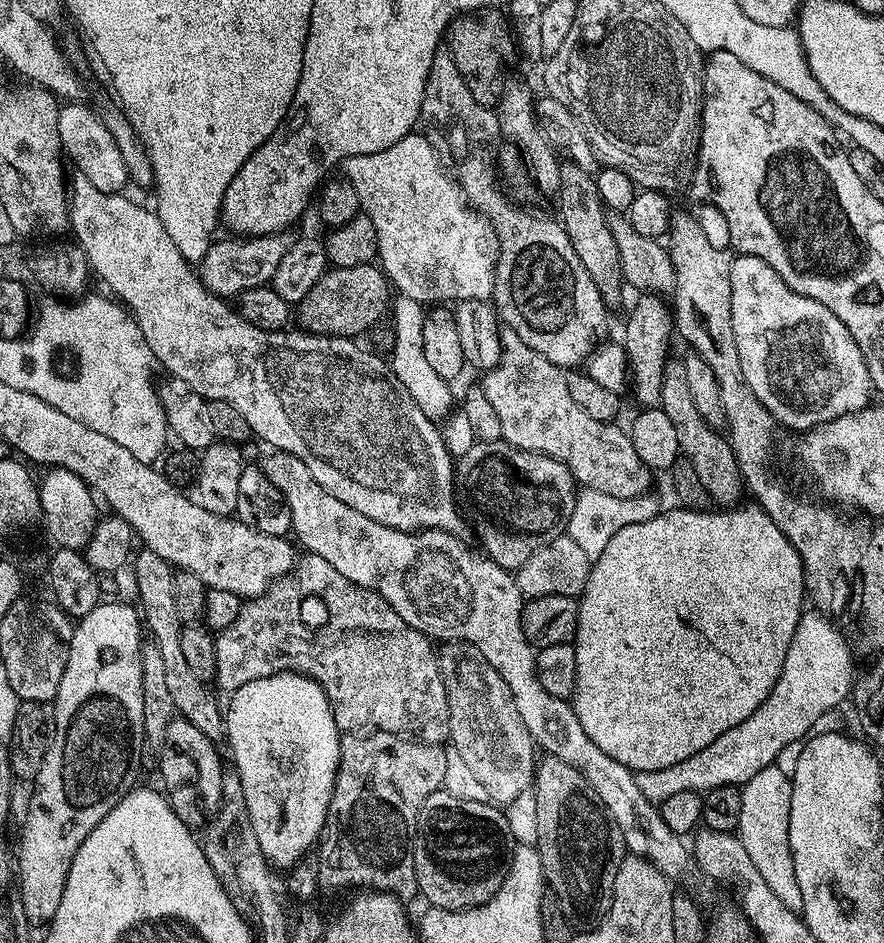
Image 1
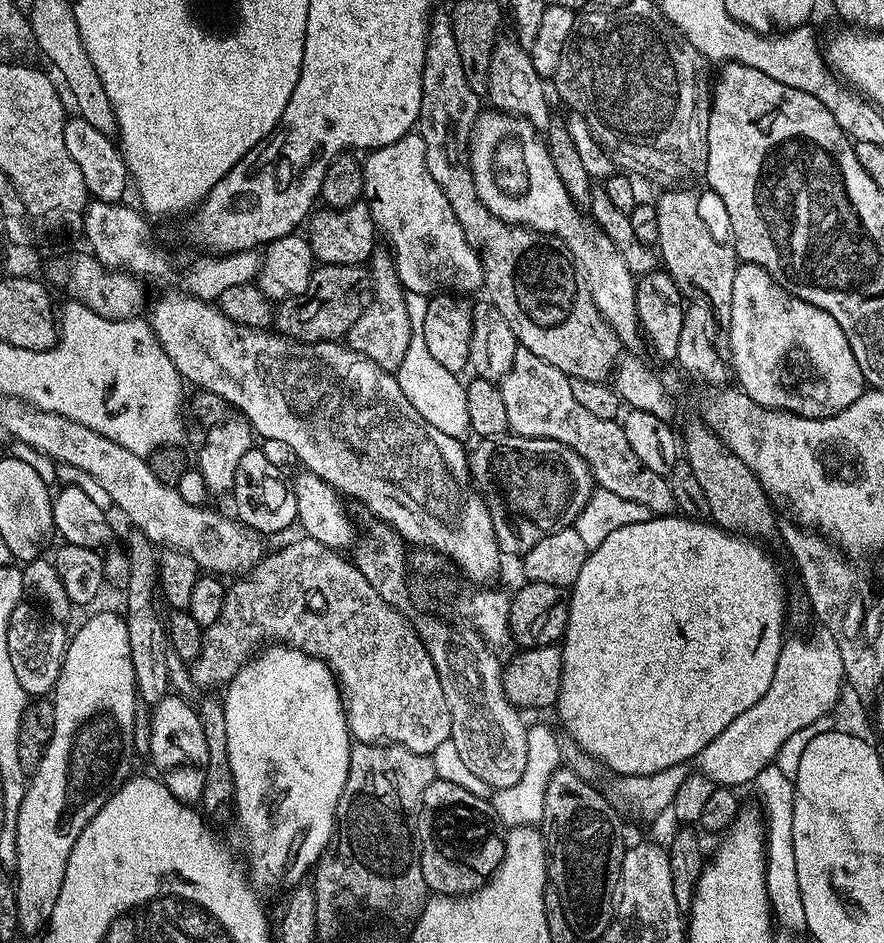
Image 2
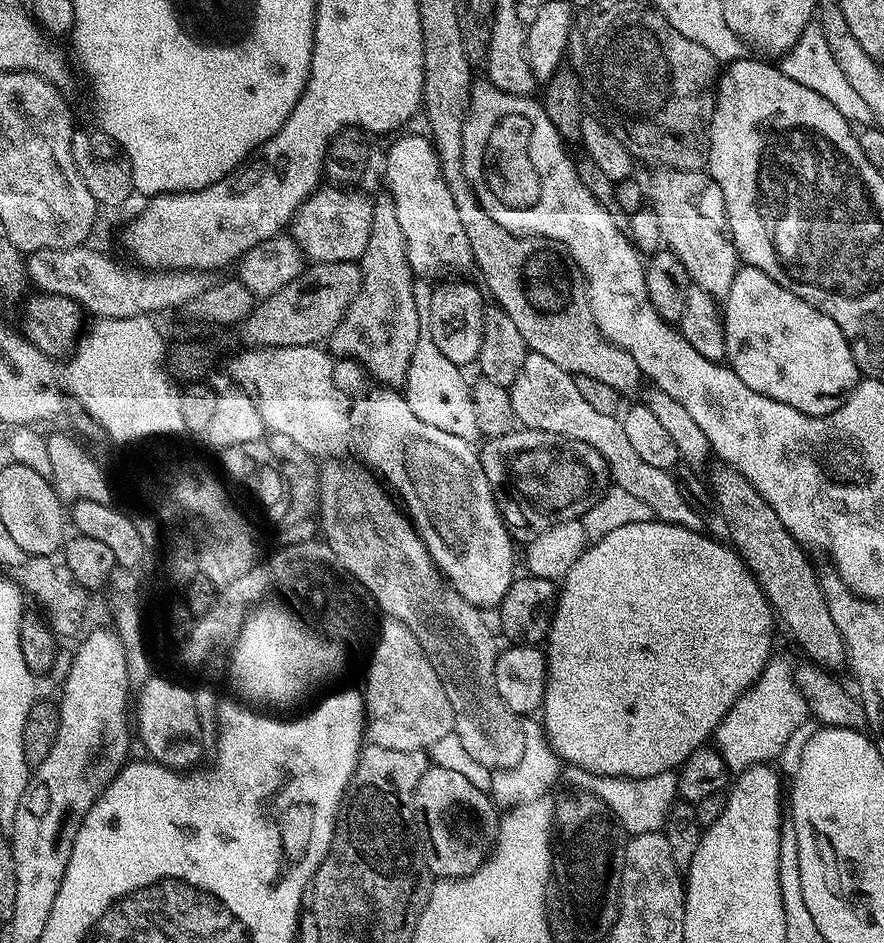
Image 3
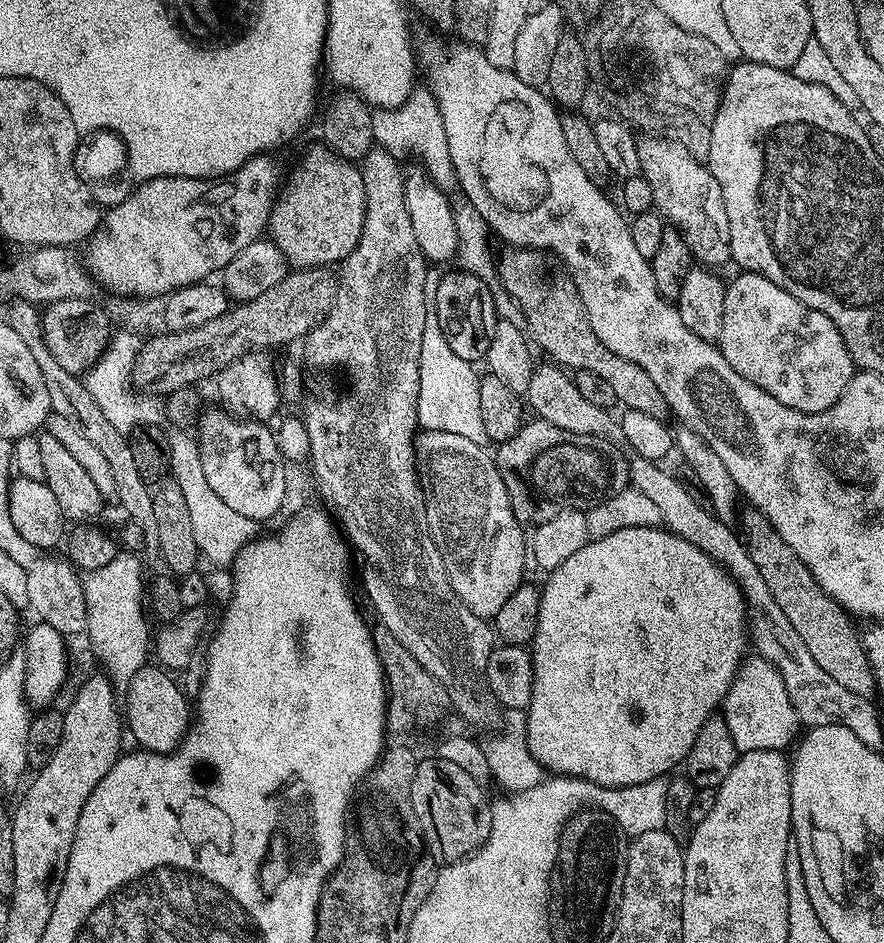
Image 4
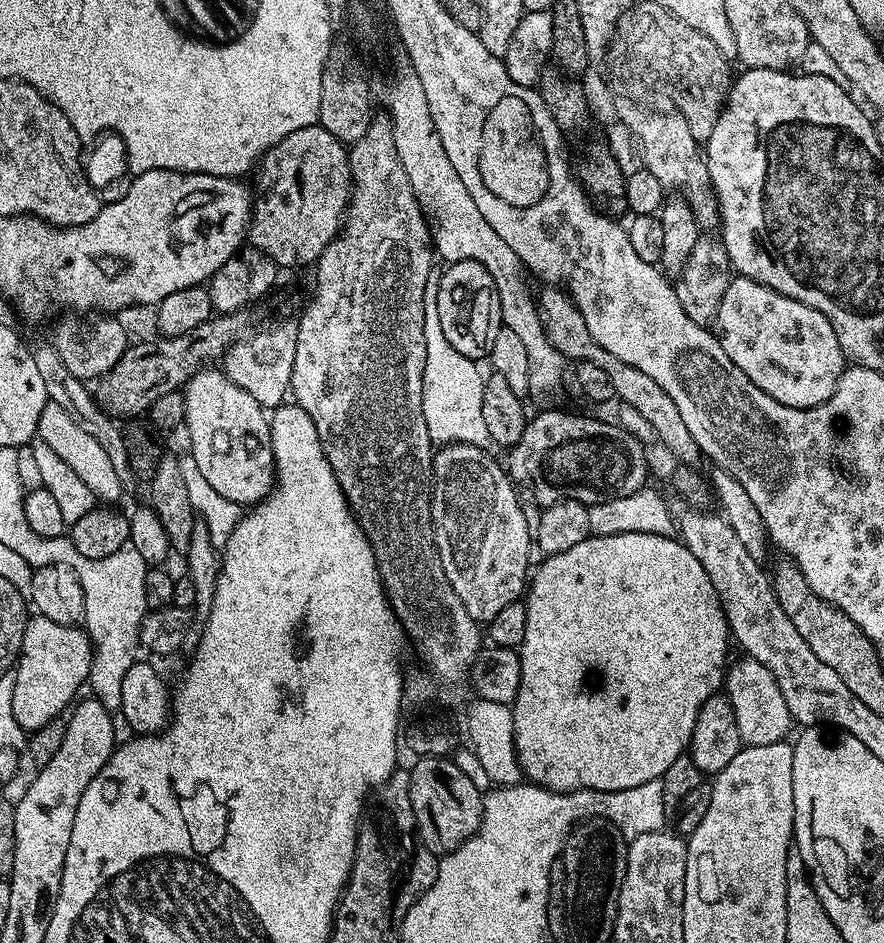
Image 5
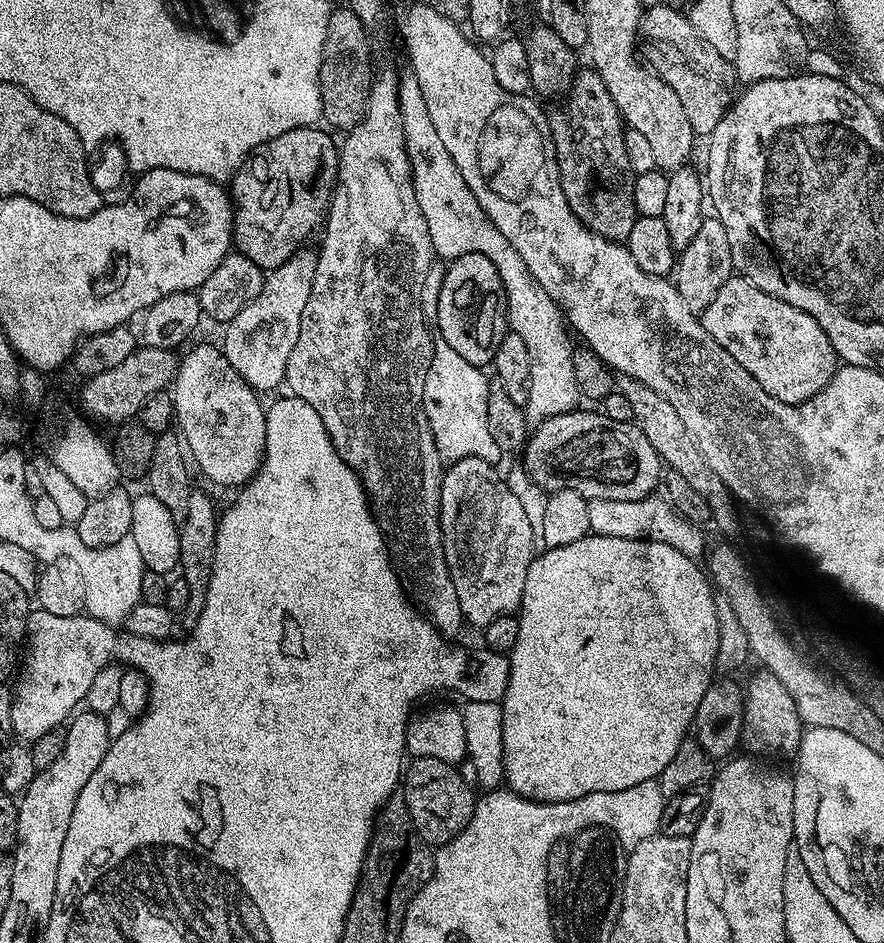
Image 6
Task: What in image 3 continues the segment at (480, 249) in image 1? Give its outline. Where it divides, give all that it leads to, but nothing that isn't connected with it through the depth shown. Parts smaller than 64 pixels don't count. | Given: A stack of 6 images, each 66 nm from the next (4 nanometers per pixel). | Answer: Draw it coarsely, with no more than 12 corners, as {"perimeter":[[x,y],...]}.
{"perimeter":[[431,139],[384,156],[387,195],[413,277],[474,264]]}

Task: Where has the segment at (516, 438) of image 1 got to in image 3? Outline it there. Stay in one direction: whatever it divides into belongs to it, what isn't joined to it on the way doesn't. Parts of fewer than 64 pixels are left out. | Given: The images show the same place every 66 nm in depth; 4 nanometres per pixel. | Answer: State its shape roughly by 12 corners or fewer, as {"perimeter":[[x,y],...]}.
{"perimeter":[[529,351],[510,391],[523,427],[594,446],[611,483],[655,519],[701,527],[667,468],[634,454],[623,419]]}

